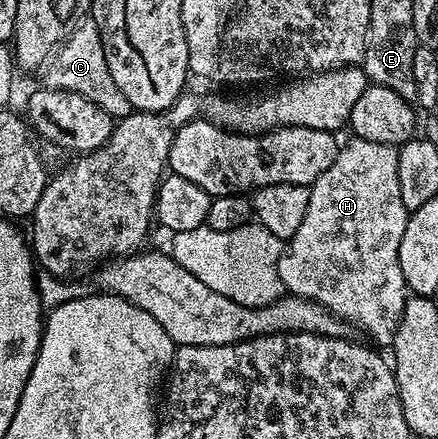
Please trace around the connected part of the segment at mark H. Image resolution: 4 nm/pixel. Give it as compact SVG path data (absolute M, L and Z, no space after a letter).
M355 138L349 141L341 147L338 158L334 158L334 166L330 166L330 170L326 170L326 174L310 186L310 206L306 206L306 218L302 218L298 230L294 230L287 240L278 262L278 274L291 295L318 302L353 329L369 332L373 345L388 346L396 337L406 299L398 246L402 246L408 211L406 206L402 206L398 187L398 151L393 145L382 142Z

